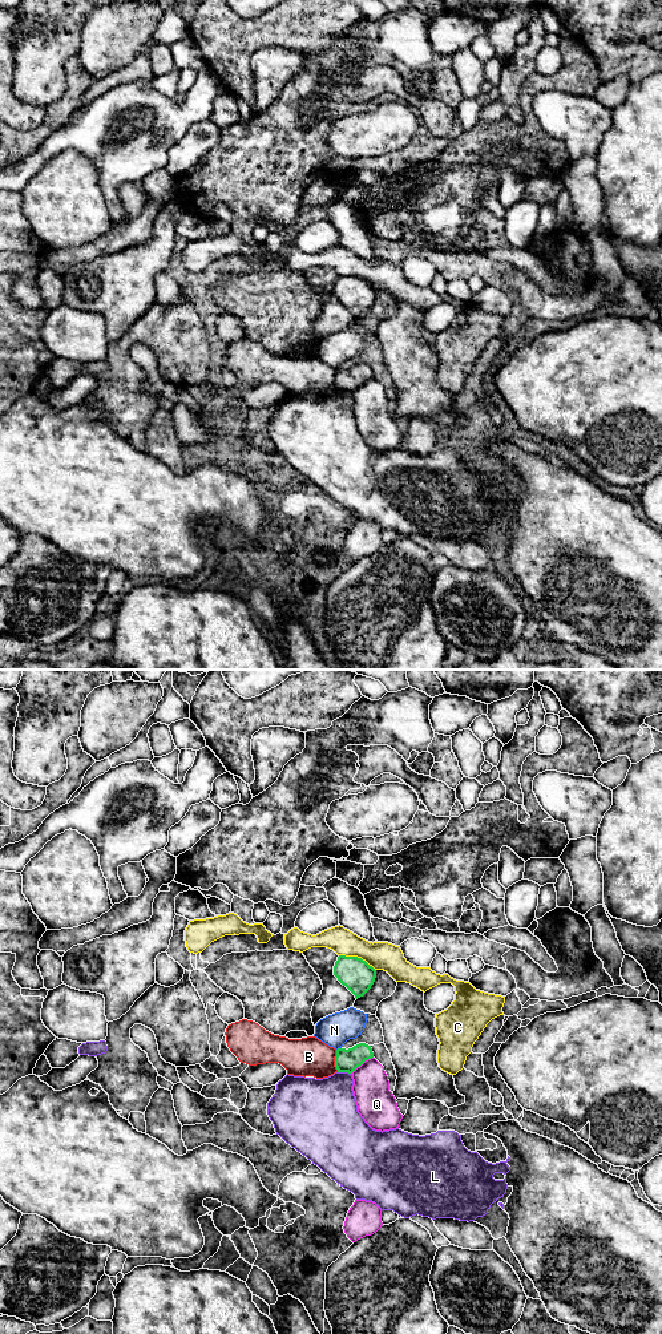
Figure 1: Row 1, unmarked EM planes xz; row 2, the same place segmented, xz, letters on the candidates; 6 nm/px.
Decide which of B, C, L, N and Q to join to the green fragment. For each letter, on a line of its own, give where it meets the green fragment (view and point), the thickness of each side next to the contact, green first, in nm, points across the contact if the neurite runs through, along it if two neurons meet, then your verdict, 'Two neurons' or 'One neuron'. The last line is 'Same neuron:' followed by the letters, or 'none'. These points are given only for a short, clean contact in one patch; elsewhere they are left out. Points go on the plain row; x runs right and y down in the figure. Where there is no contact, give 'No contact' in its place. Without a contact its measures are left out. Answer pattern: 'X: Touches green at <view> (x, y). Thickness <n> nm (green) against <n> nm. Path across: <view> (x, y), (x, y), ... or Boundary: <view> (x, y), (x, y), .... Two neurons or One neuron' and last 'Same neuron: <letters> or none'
B: Touches green at xz (335, 380). Thickness 140 nm (green) against 240 nm. Boundary: xz (335, 370), (335, 388), (338, 391). Two neurons
C: Touches green at xz (356, 277). Thickness 200 nm (green) against 180 nm. Boundary: xz (339, 274), (359, 277), (375, 290). Two neurons
L: Touches green at xz (344, 391). Thickness 140 nm (green) against 360 nm. Two neurons
N: Touches green at xz (338, 368). Thickness 140 nm (green) against 190 nm. Boundary: xz (340, 367), (336, 370). Two neurons
Q: Touches green at xz (362, 383). Thickness 140 nm (green) against 220 nm. Two neurons
Same neuron: none

